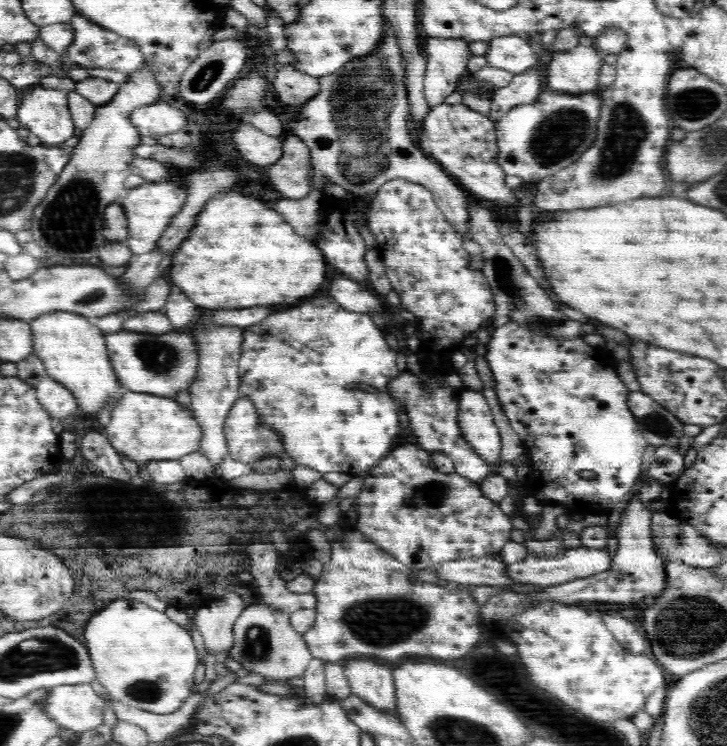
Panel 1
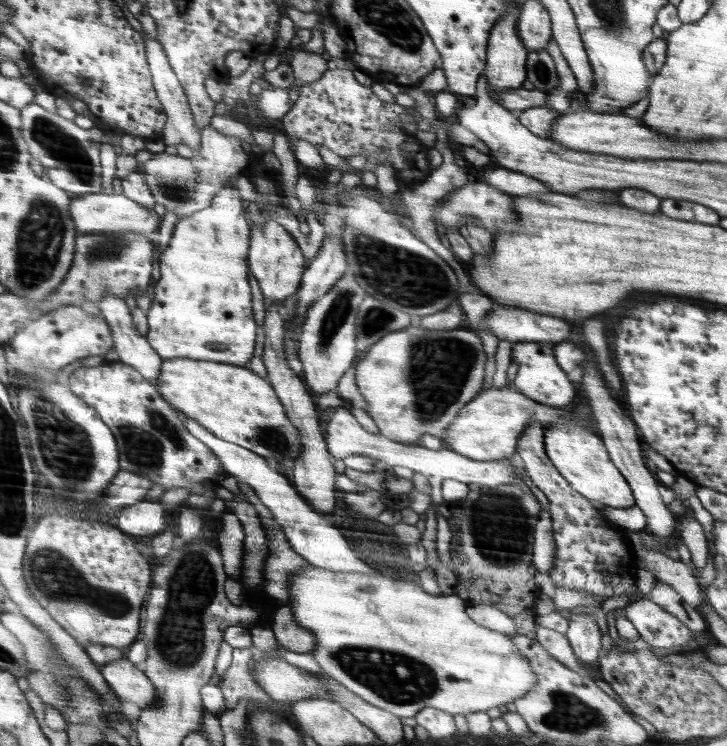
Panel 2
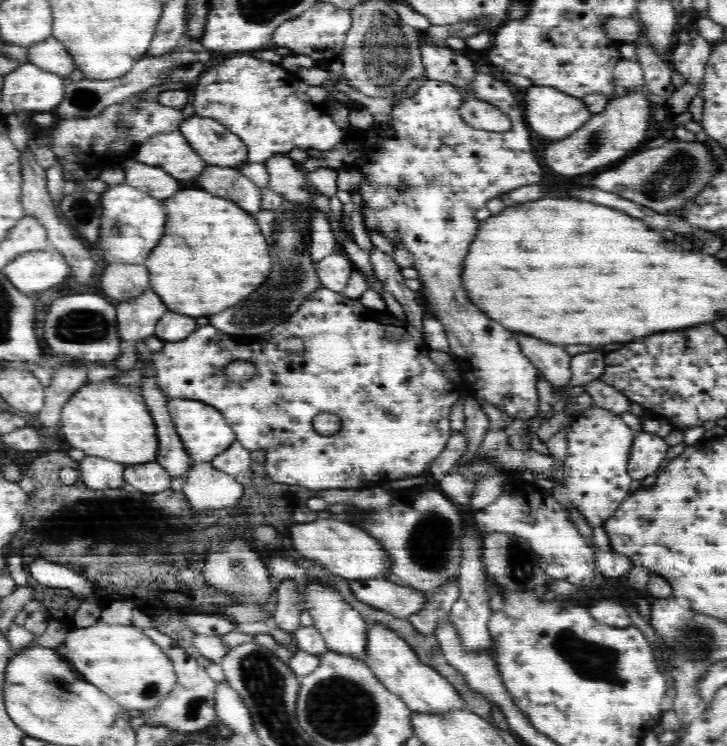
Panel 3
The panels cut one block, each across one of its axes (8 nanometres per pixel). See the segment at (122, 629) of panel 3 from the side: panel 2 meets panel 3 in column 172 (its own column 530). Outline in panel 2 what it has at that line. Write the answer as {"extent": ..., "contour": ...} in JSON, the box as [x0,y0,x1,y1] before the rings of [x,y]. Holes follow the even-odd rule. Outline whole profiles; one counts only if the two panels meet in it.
{"extent":[289,566,539,718],"contour":[[[311,566],[311,570],[291,578],[289,604],[291,600],[295,604],[297,626],[311,630],[319,640],[311,654],[323,668],[323,676],[399,718],[415,718],[425,708],[439,708],[451,714],[487,712],[489,708],[499,708],[527,696],[539,684],[539,676],[535,676],[529,660],[515,650],[509,636],[475,624],[465,612],[467,602],[457,594],[433,596],[415,582],[391,580],[377,574],[329,572]]]}

